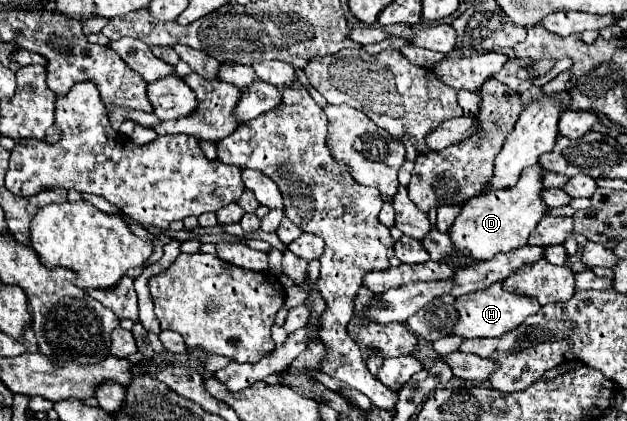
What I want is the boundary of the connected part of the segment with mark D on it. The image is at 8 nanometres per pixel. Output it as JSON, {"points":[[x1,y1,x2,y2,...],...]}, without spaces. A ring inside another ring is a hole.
{"points":[[536,164,522,178,518,180,518,186,514,190,500,190,494,194,480,194,474,196,468,204,464,204,462,212,456,216,452,228,448,230,454,254,462,256,468,254,472,260,490,260,490,256,498,252,510,252,514,248,526,246,530,232,536,228,540,218,544,218,546,206,540,198,542,182,540,182,542,166]]}

